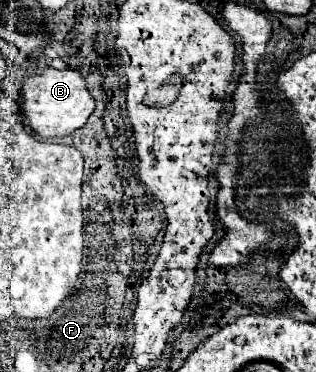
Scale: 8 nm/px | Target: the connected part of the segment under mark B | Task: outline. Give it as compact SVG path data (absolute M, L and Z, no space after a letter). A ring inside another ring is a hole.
M47 68L43 74L29 76L23 82L23 104L21 114L29 126L43 138L67 136L87 124L87 118L95 110L95 100L87 90L83 76L77 70L55 70Z

